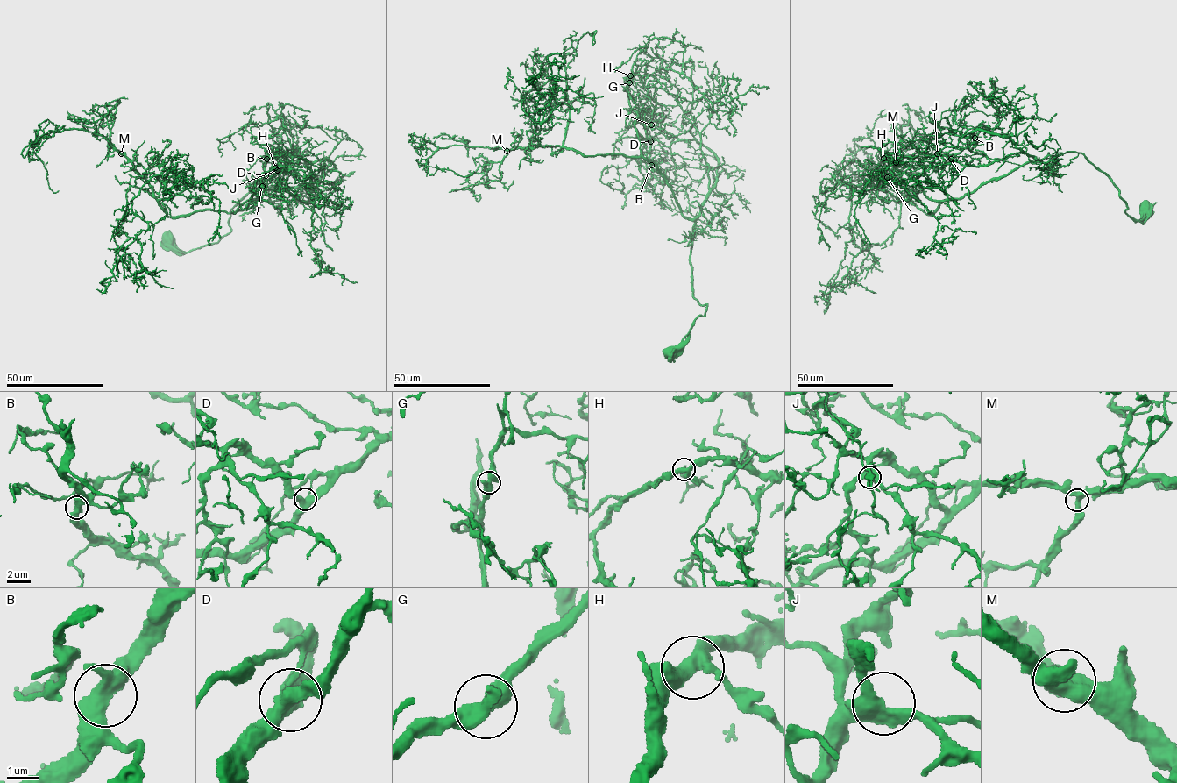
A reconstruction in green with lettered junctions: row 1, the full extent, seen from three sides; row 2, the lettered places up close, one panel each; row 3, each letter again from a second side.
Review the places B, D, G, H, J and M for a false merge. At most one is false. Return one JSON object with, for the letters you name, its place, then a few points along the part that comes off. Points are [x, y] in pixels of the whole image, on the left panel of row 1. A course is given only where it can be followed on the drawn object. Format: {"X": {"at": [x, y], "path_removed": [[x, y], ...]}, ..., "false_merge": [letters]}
{"false_merge": []}

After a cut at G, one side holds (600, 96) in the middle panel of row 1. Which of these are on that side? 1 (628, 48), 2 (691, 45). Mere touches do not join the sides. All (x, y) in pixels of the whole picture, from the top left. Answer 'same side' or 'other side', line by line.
1: same side
2: same side

